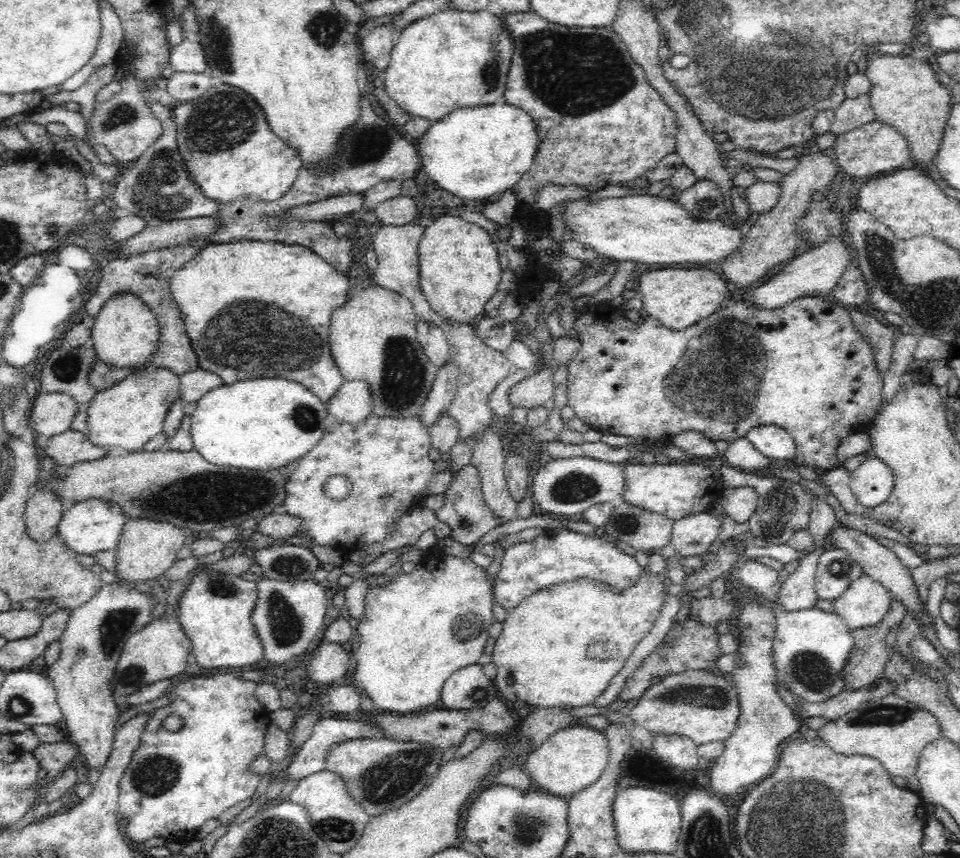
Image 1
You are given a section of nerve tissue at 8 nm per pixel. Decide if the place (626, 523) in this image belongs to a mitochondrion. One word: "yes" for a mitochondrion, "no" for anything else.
yes

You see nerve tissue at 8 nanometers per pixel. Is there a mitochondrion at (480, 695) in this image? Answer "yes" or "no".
yes

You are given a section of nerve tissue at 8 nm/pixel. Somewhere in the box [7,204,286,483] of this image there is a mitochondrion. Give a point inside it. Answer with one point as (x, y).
(67, 367)

